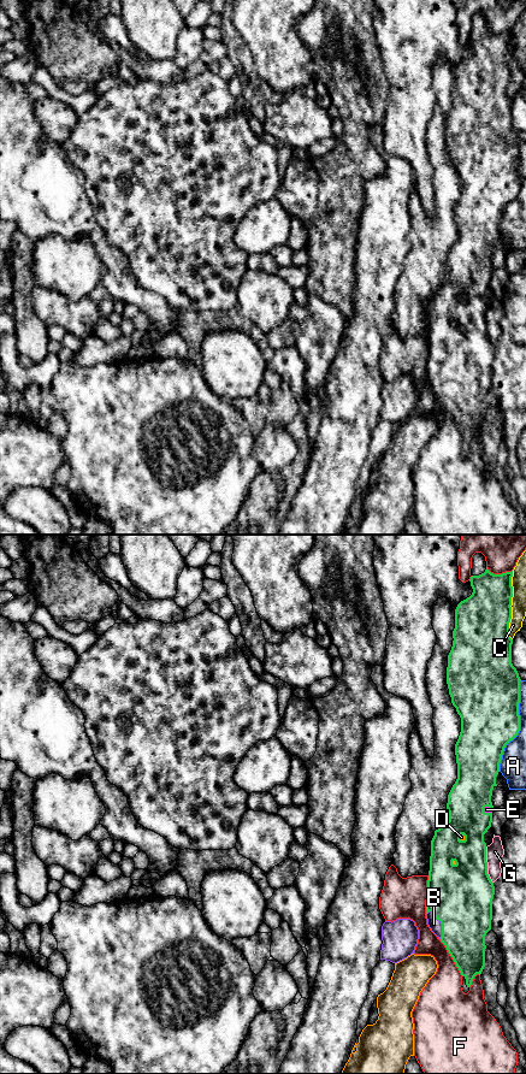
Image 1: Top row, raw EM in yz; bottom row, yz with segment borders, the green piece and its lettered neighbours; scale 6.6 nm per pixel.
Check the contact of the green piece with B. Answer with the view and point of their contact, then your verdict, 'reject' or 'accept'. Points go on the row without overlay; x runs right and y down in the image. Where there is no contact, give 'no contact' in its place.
contact yz (441, 383); accept

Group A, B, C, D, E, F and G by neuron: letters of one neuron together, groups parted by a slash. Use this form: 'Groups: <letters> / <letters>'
Groups: A / B E / C / D / F / G

